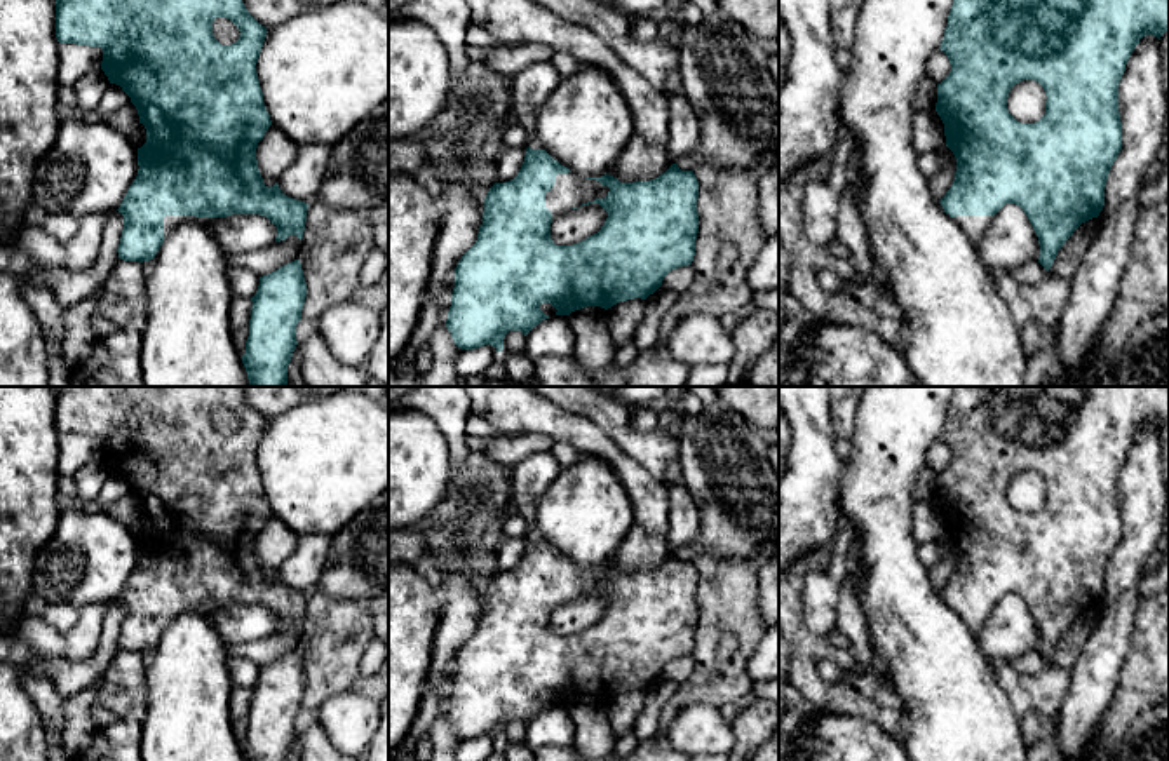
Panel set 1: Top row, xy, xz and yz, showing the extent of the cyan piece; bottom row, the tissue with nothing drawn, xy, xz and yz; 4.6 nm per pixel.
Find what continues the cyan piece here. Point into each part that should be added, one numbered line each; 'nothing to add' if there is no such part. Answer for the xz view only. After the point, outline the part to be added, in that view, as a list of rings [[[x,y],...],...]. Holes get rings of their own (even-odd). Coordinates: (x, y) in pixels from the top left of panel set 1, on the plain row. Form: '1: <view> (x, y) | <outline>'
1: xz (570, 580) | [[[573,562],[557,564],[551,582],[545,583],[545,597],[552,603],[552,609],[571,597],[606,589],[610,578],[596,569],[585,569]]]

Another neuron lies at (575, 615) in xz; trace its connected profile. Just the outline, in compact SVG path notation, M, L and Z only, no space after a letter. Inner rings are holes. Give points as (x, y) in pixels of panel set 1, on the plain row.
M599 594L564 601L551 613L551 629L556 636L573 636L598 623L608 603Z

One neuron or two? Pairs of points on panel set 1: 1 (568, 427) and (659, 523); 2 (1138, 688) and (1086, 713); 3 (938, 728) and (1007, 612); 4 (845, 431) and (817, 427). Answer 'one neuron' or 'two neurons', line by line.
1: one neuron
2: two neurons
3: two neurons
4: two neurons

